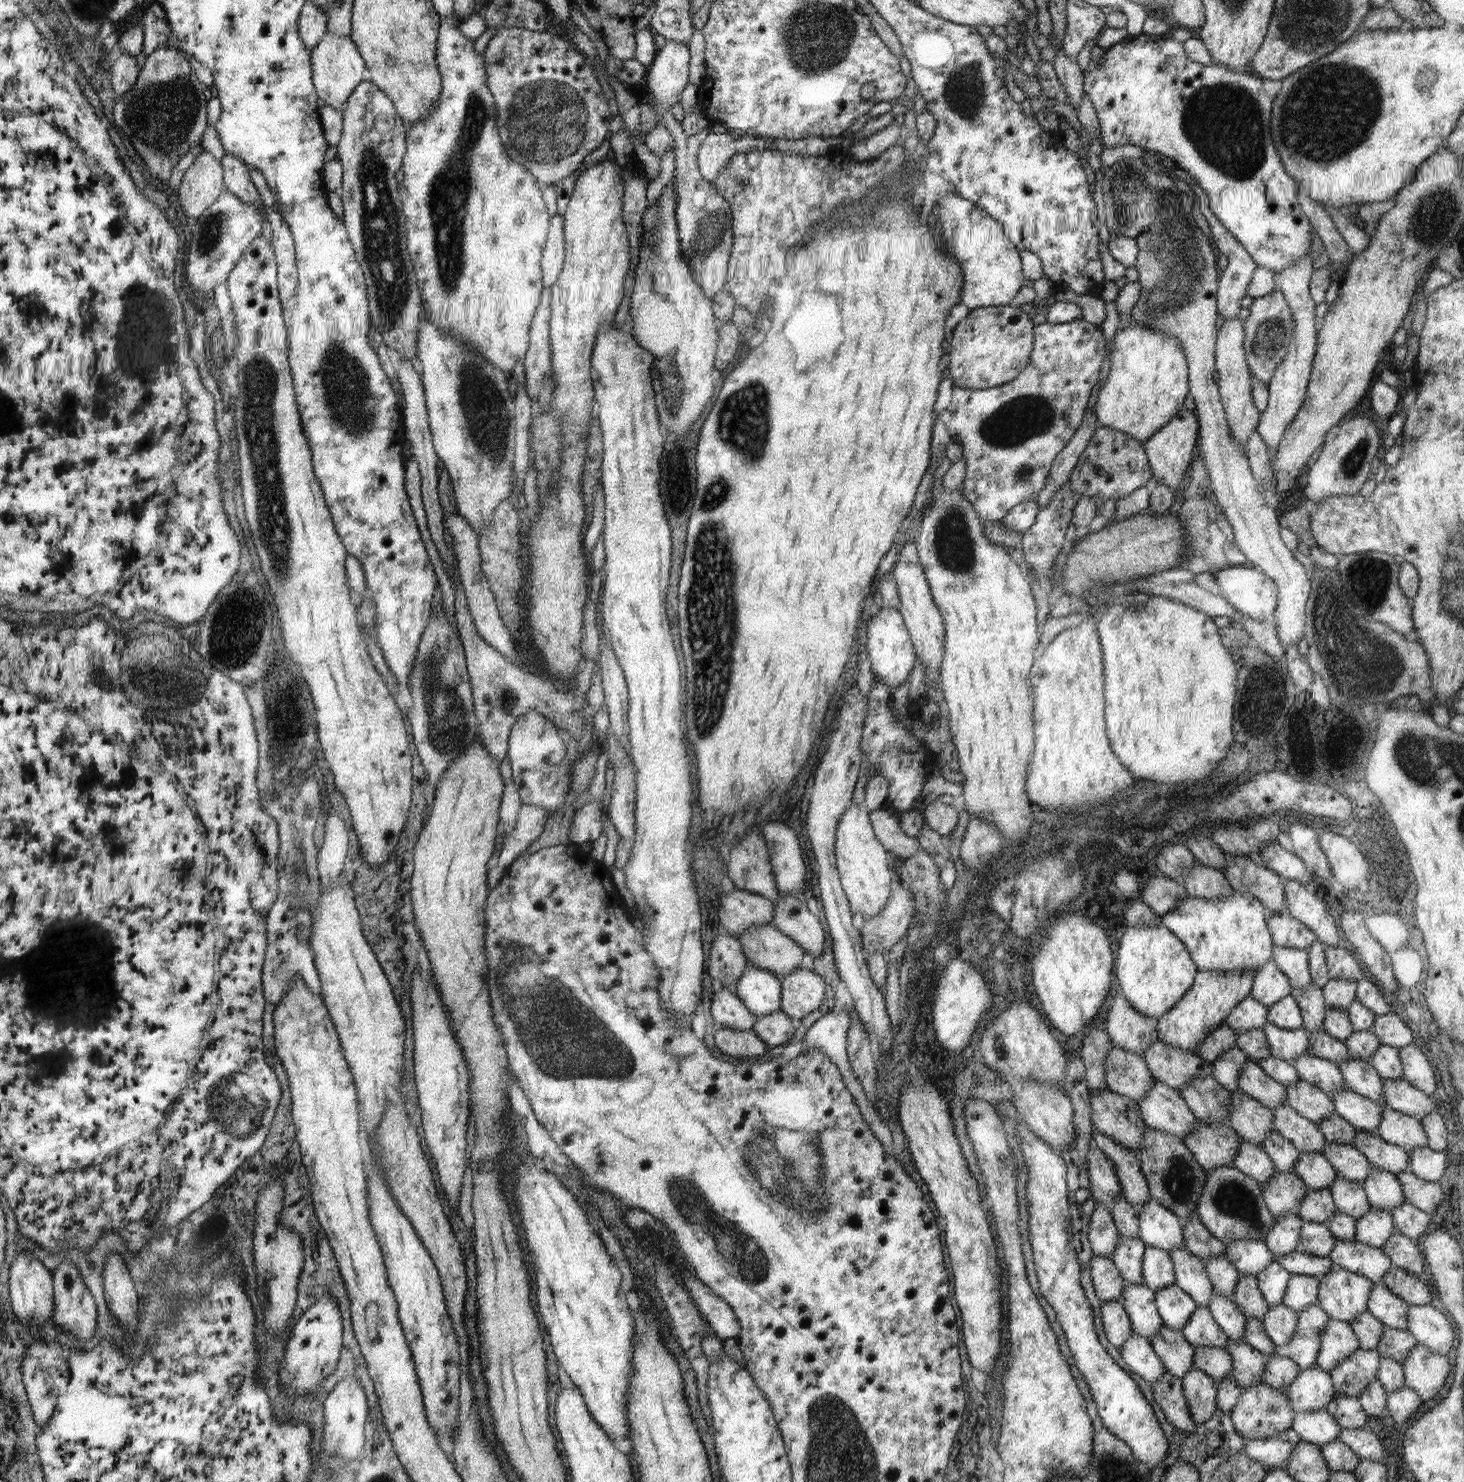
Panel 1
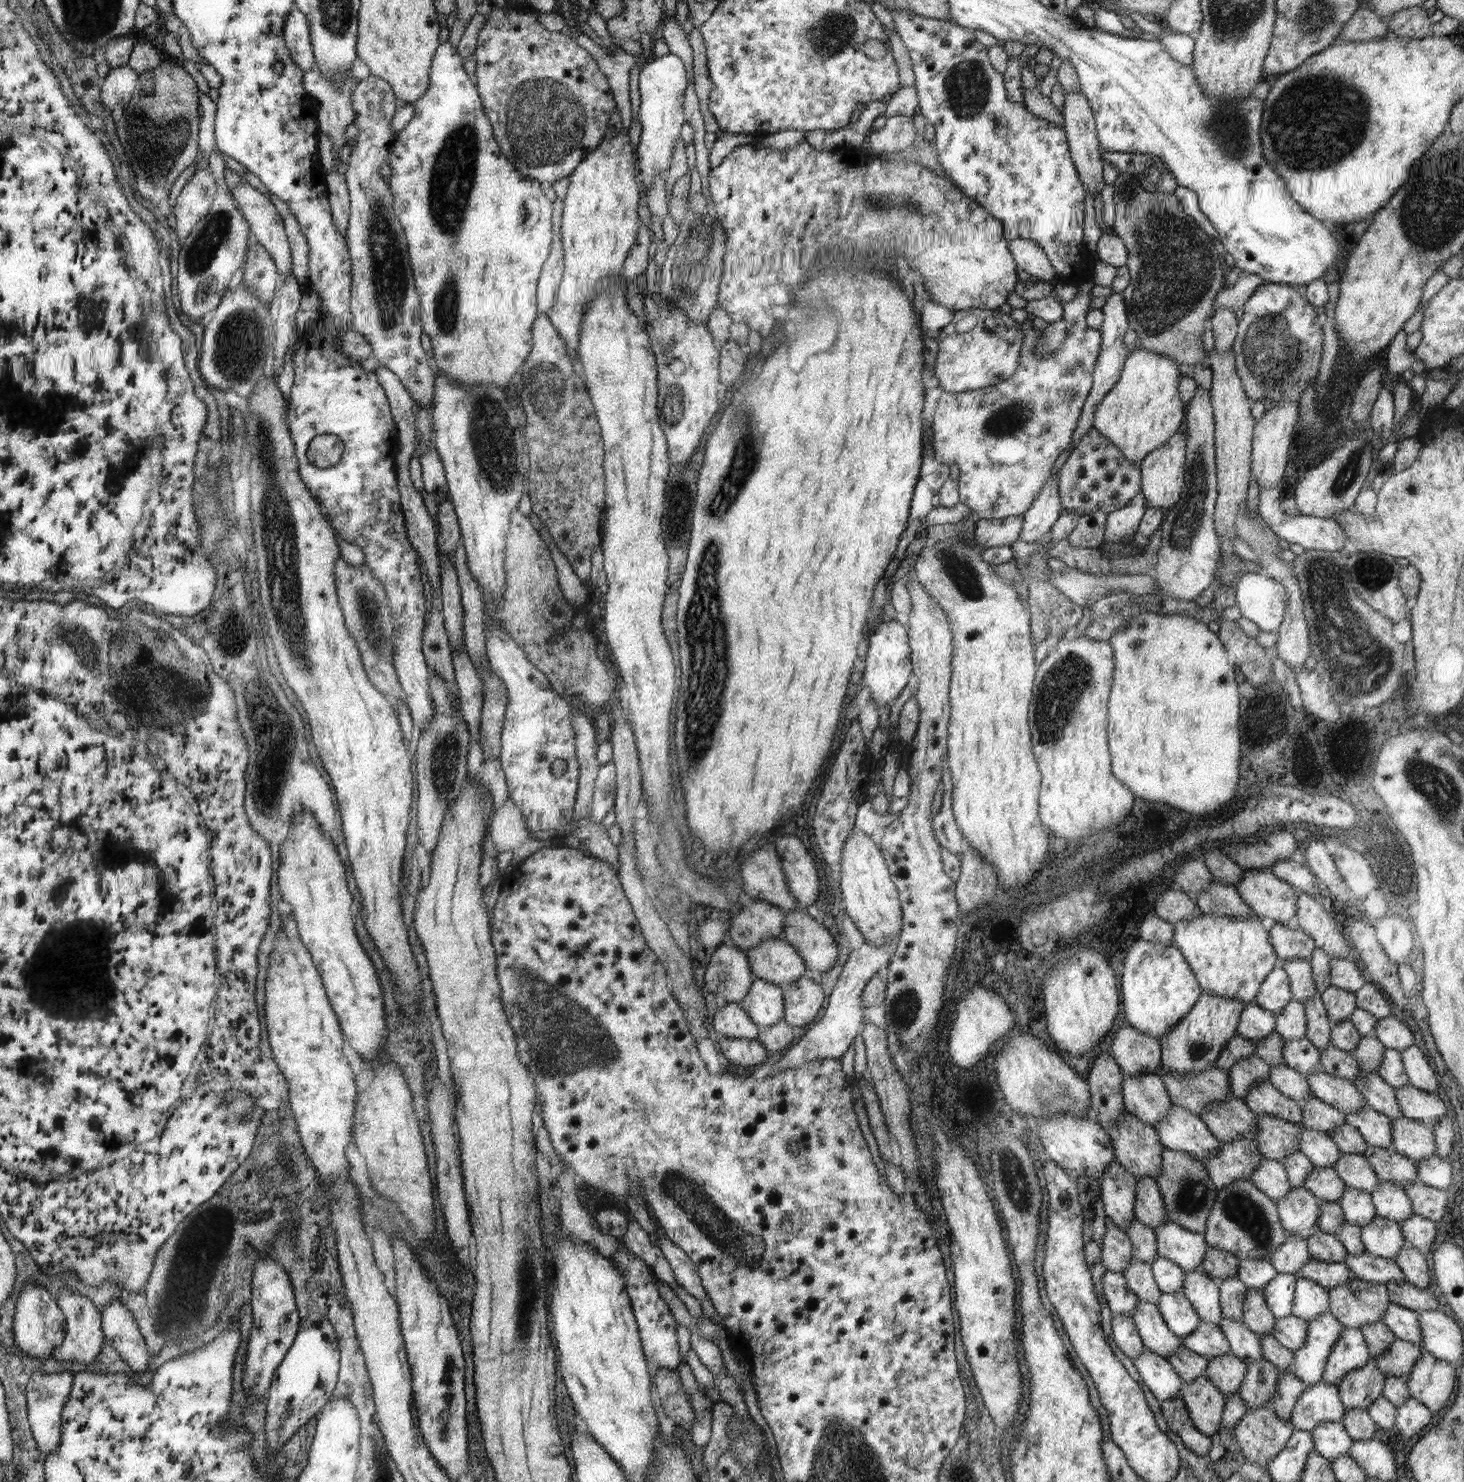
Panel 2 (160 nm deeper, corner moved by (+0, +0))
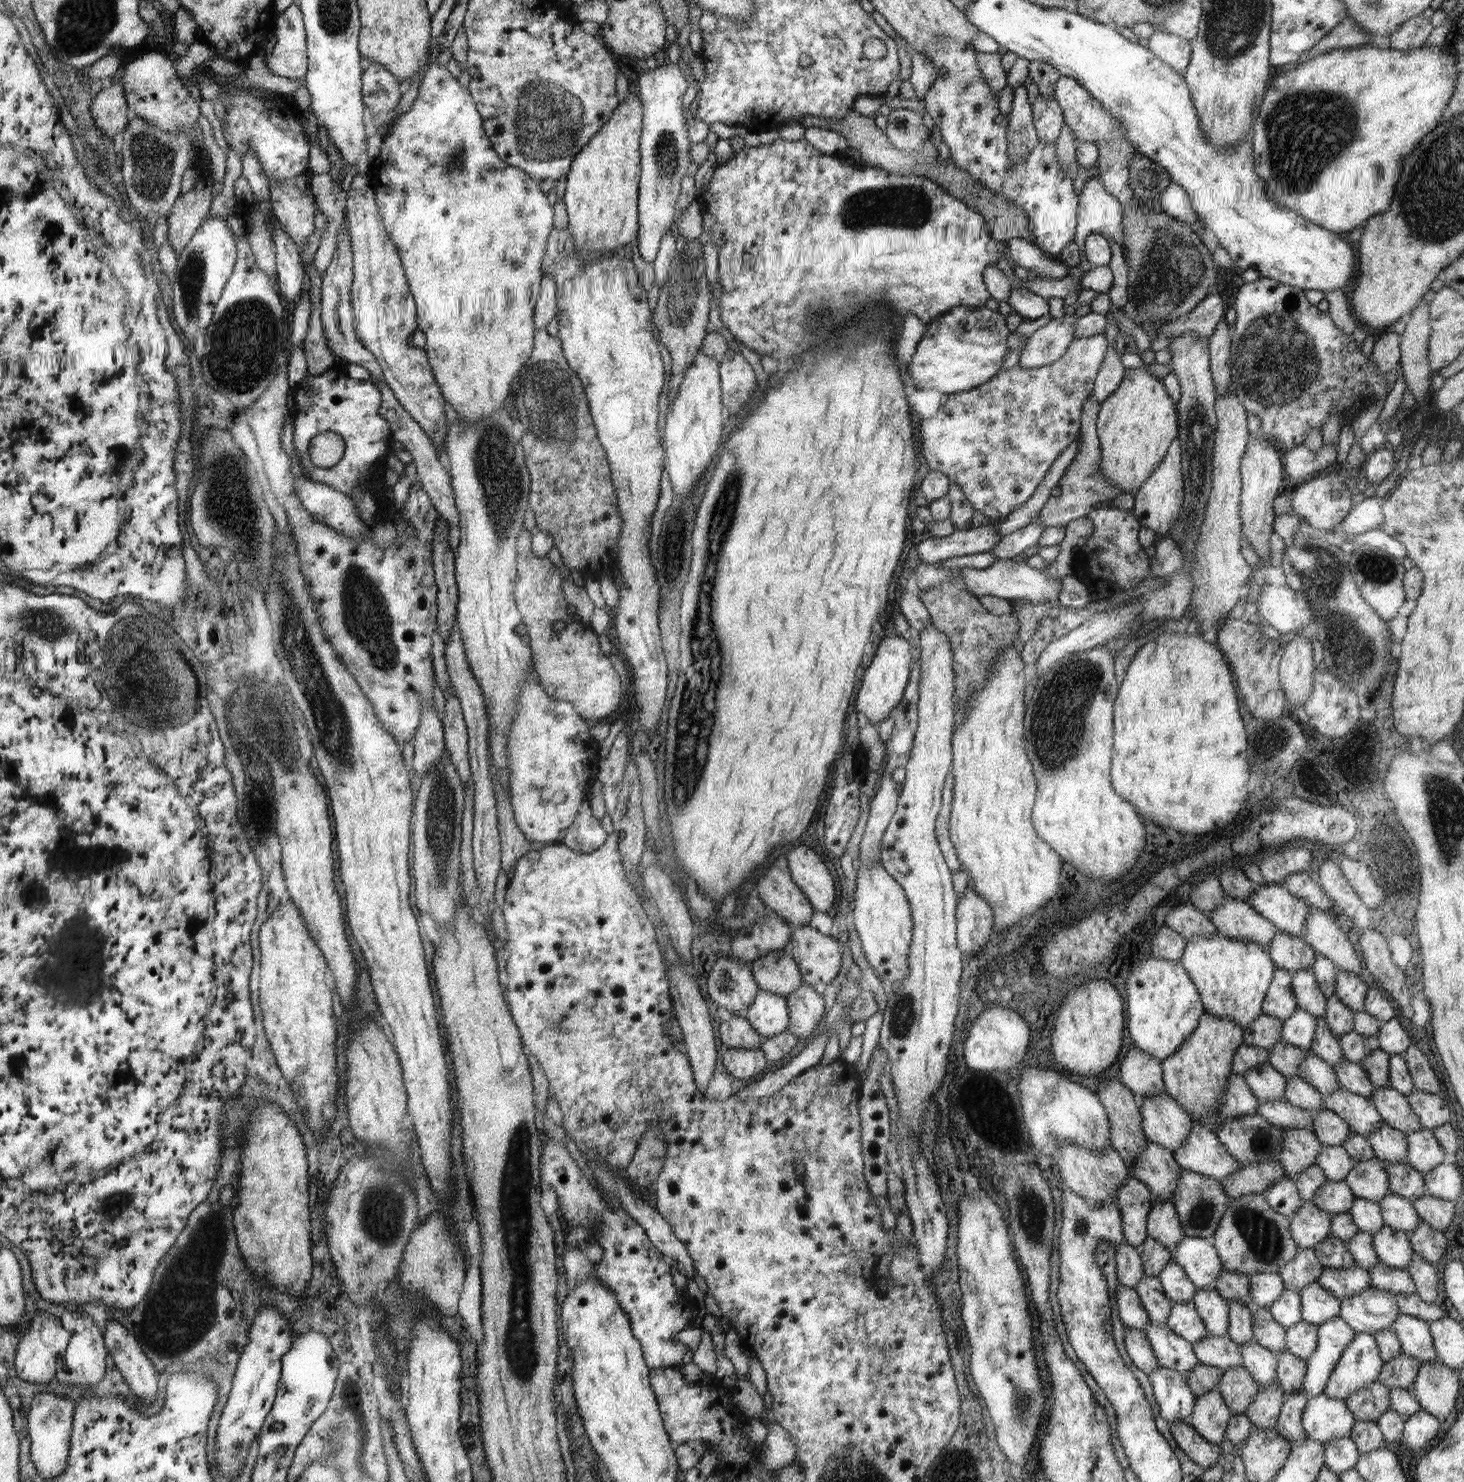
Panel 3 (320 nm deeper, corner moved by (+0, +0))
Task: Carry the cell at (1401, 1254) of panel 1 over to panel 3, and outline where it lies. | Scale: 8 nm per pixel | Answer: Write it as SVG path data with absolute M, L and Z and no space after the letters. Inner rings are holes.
M1418 1253L1413 1256L1407 1268L1408 1274L1415 1282L1417 1295L1428 1304L1434 1304L1438 1298L1440 1288L1440 1274L1438 1268L1424 1260Z

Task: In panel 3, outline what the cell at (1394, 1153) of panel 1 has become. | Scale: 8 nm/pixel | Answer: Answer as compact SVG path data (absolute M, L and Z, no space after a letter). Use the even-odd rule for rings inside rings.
M1382 1162L1388 1173L1390 1192L1411 1201L1426 1194L1423 1174L1412 1168L1408 1162Z

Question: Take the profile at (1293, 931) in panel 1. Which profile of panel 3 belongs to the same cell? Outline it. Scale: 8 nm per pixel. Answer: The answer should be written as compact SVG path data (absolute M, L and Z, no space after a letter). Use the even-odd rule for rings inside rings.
M1279 931L1275 932L1268 952L1276 969L1284 969L1290 973L1311 969L1318 956L1315 950L1301 938Z

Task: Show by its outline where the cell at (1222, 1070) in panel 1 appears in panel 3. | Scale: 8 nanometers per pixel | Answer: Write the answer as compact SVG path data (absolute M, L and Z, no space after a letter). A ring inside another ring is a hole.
M1269 1062L1251 1068L1243 1077L1259 1101L1268 1102L1285 1098L1287 1078Z

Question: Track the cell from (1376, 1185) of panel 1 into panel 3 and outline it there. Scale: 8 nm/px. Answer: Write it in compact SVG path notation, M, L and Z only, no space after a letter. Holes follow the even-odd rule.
M1390 1192L1378 1204L1384 1224L1396 1232L1411 1234L1422 1223L1422 1218L1418 1216L1411 1200Z

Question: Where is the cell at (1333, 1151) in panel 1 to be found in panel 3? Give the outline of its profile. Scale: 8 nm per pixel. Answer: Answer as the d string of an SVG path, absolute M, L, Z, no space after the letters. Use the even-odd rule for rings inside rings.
M1376 1157L1356 1161L1344 1181L1355 1197L1373 1200L1376 1203L1390 1193L1388 1173L1383 1162Z

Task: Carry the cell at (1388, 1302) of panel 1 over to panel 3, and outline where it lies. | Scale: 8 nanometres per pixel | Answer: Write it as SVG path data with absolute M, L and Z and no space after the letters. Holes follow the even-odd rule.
M1401 1314L1392 1330L1397 1334L1404 1354L1414 1357L1420 1363L1430 1363L1436 1358L1430 1327L1425 1320Z

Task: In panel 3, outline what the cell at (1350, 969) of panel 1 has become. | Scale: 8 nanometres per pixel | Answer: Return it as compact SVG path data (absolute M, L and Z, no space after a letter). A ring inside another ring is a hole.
M1342 969L1336 973L1335 995L1345 1004L1352 1012L1364 1011L1364 1001L1366 993L1369 991L1368 984L1354 975Z

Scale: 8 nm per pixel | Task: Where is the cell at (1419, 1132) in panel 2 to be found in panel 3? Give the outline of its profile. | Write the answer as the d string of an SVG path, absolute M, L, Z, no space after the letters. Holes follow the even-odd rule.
M1432 1129L1411 1130L1405 1133L1405 1137L1409 1152L1407 1162L1418 1172L1428 1172L1444 1162L1446 1152Z

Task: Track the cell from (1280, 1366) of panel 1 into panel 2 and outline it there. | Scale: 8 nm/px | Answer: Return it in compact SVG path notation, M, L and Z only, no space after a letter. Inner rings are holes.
M1282 1373L1278 1376L1278 1385L1276 1385L1276 1393L1274 1399L1270 1401L1270 1408L1283 1420L1291 1420L1292 1411L1298 1399L1304 1393L1306 1386L1300 1379L1288 1373Z

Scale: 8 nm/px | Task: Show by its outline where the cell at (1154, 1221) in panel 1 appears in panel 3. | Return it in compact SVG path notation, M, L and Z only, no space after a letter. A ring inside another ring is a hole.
M1181 1238L1172 1252L1172 1258L1183 1268L1196 1288L1215 1288L1215 1282L1224 1269L1211 1238Z

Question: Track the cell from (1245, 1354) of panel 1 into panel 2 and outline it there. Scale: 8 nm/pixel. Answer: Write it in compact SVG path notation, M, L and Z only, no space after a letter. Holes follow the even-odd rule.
M1264 1358L1254 1361L1248 1364L1246 1377L1237 1394L1247 1408L1270 1406L1270 1401L1274 1399L1274 1393L1276 1393L1280 1374L1280 1370Z

